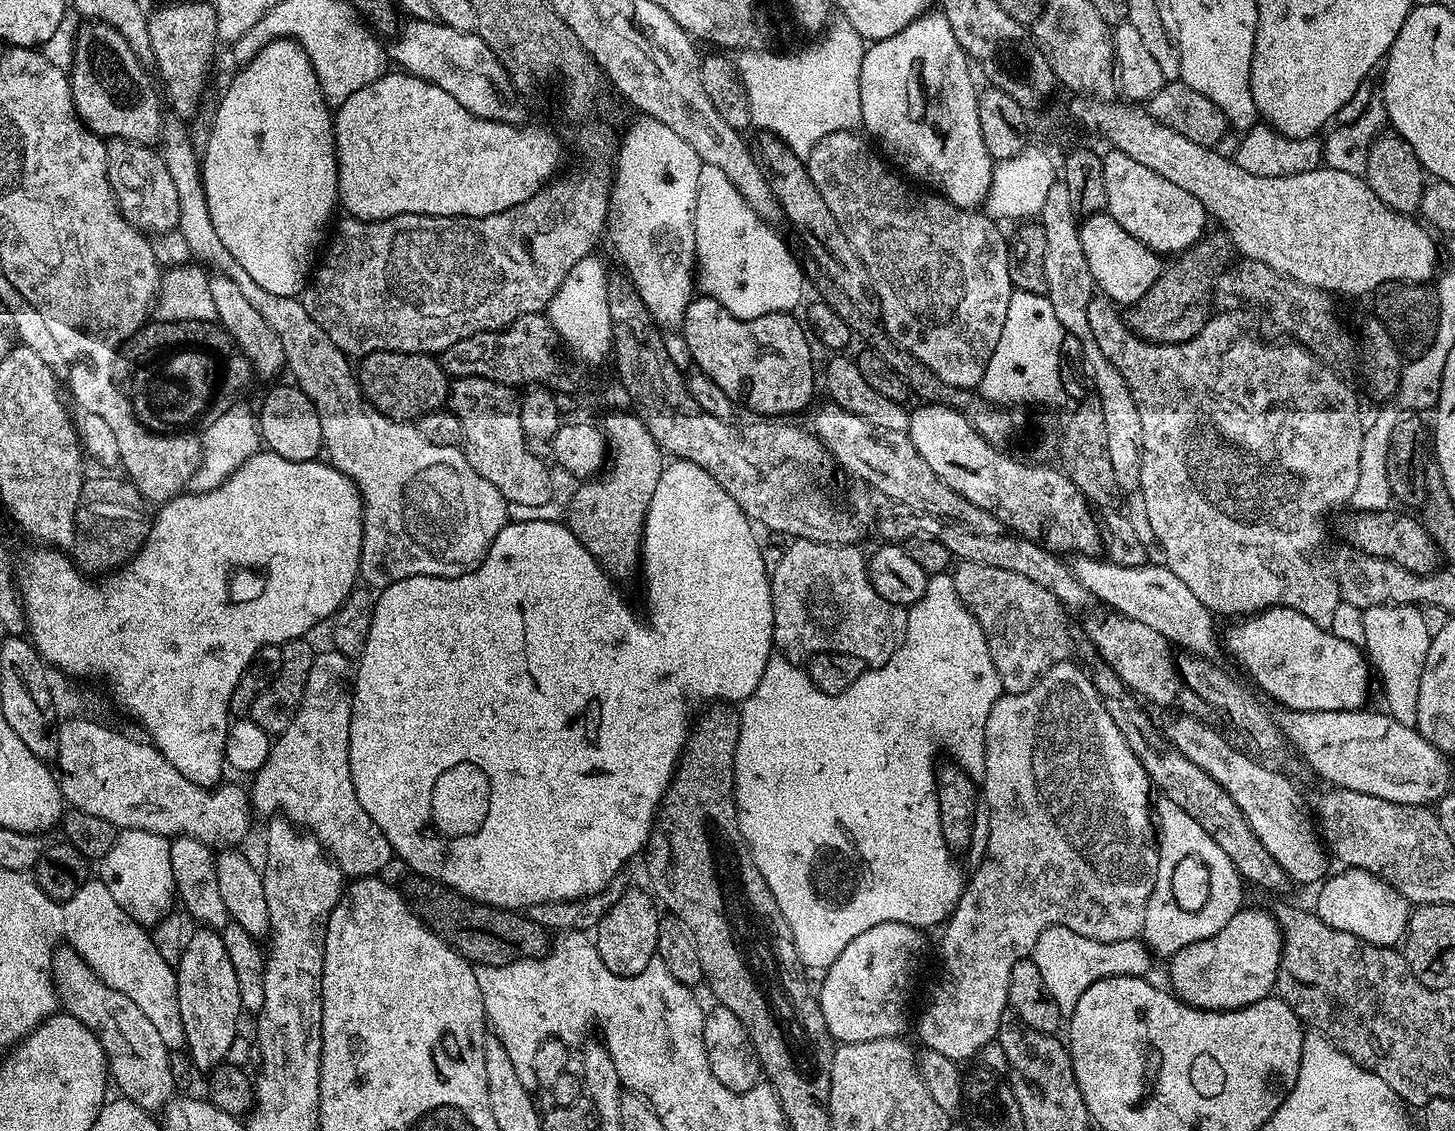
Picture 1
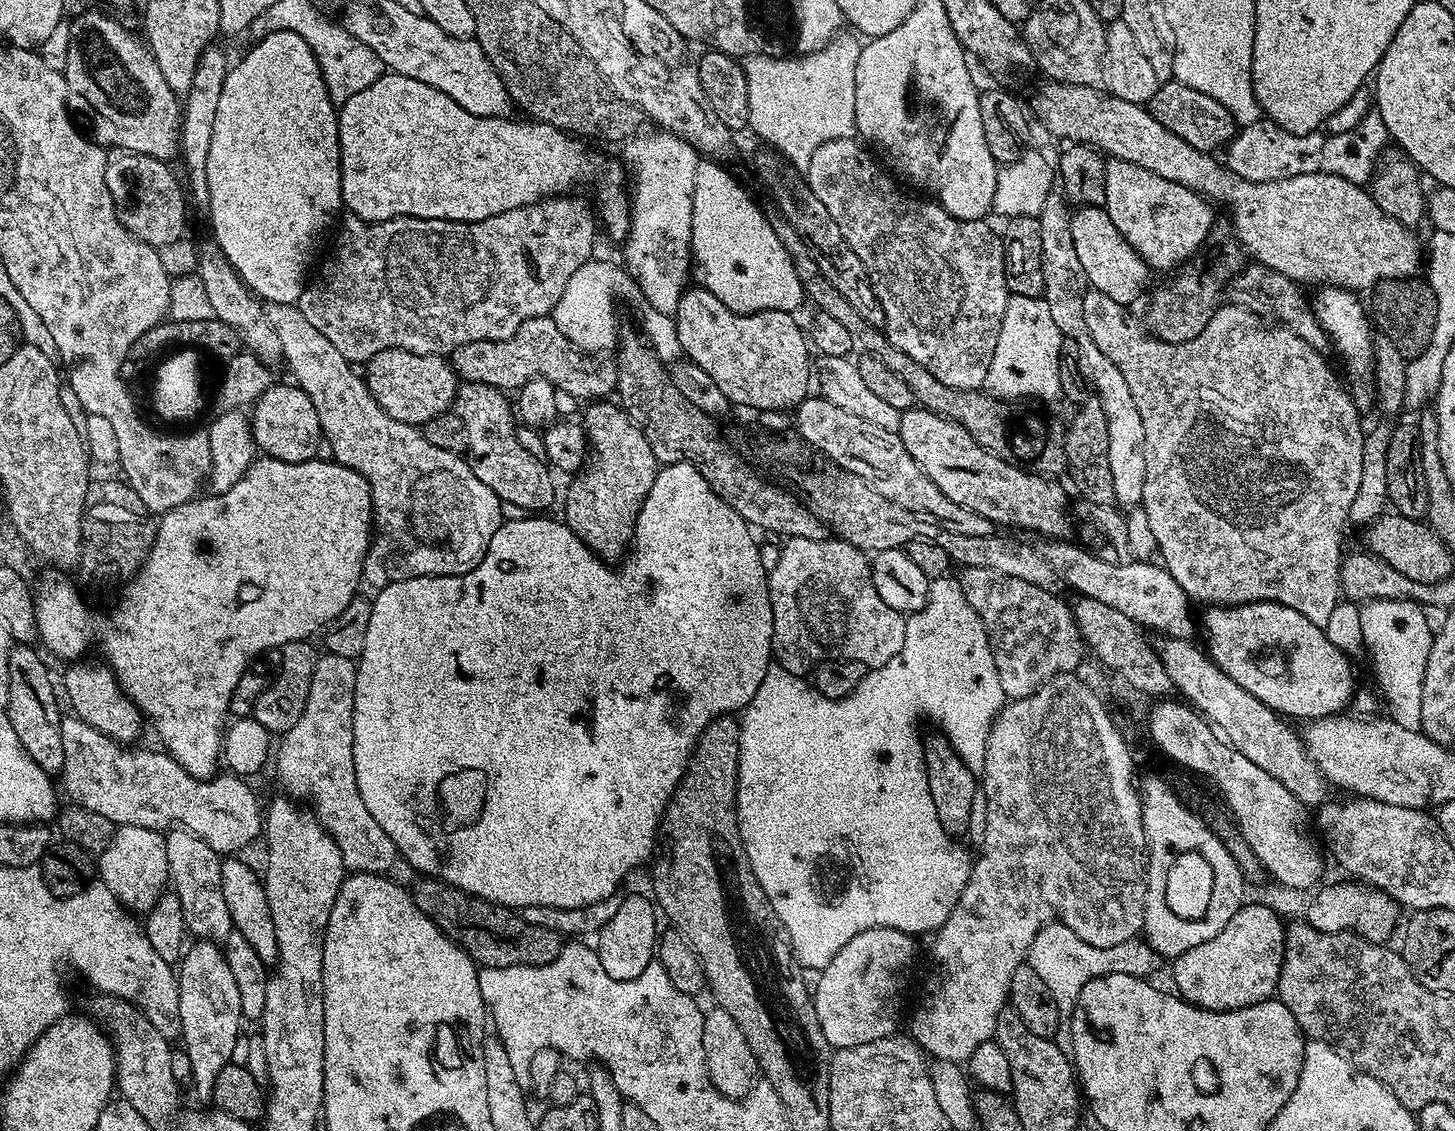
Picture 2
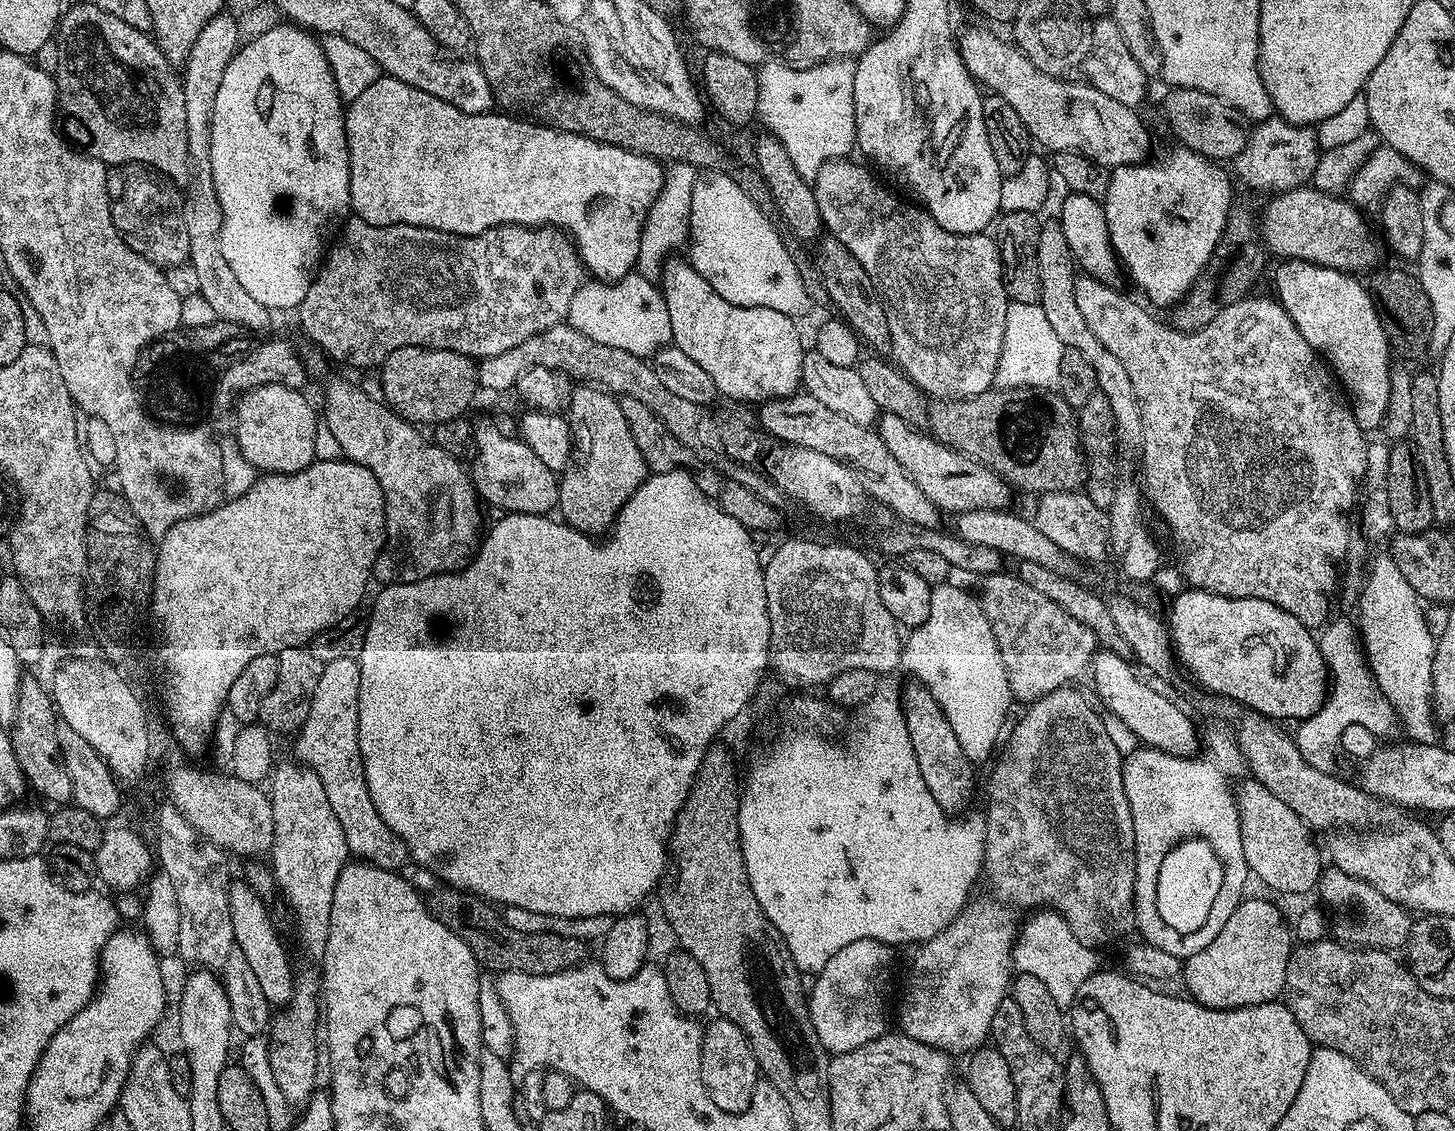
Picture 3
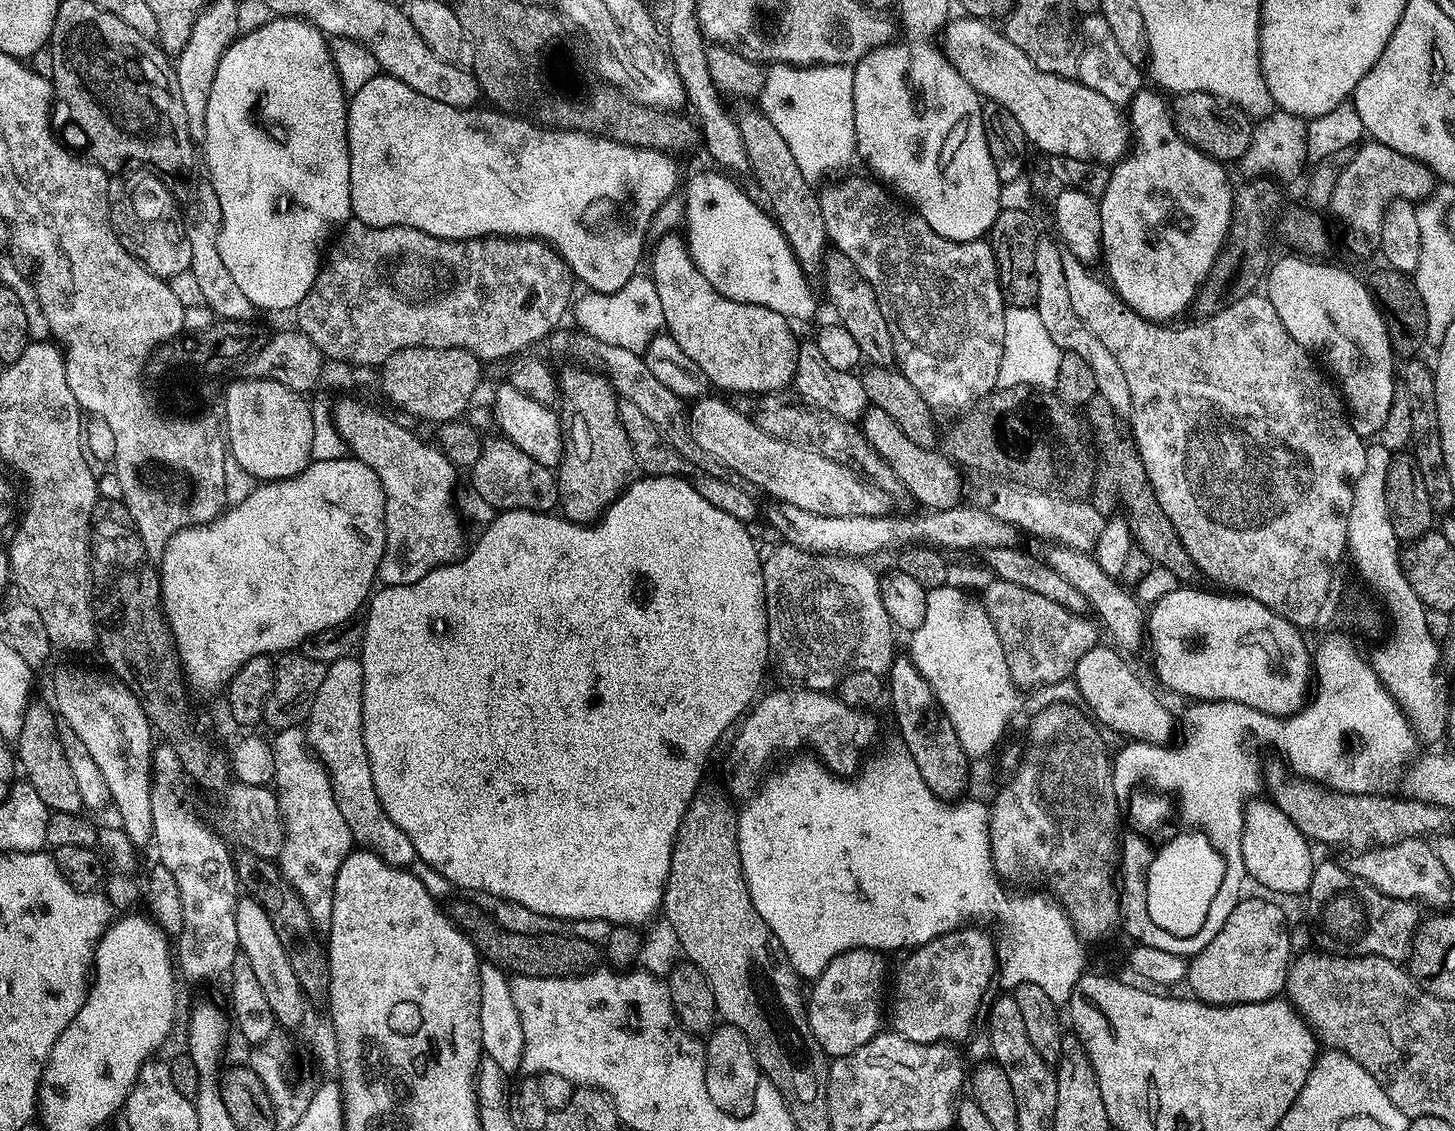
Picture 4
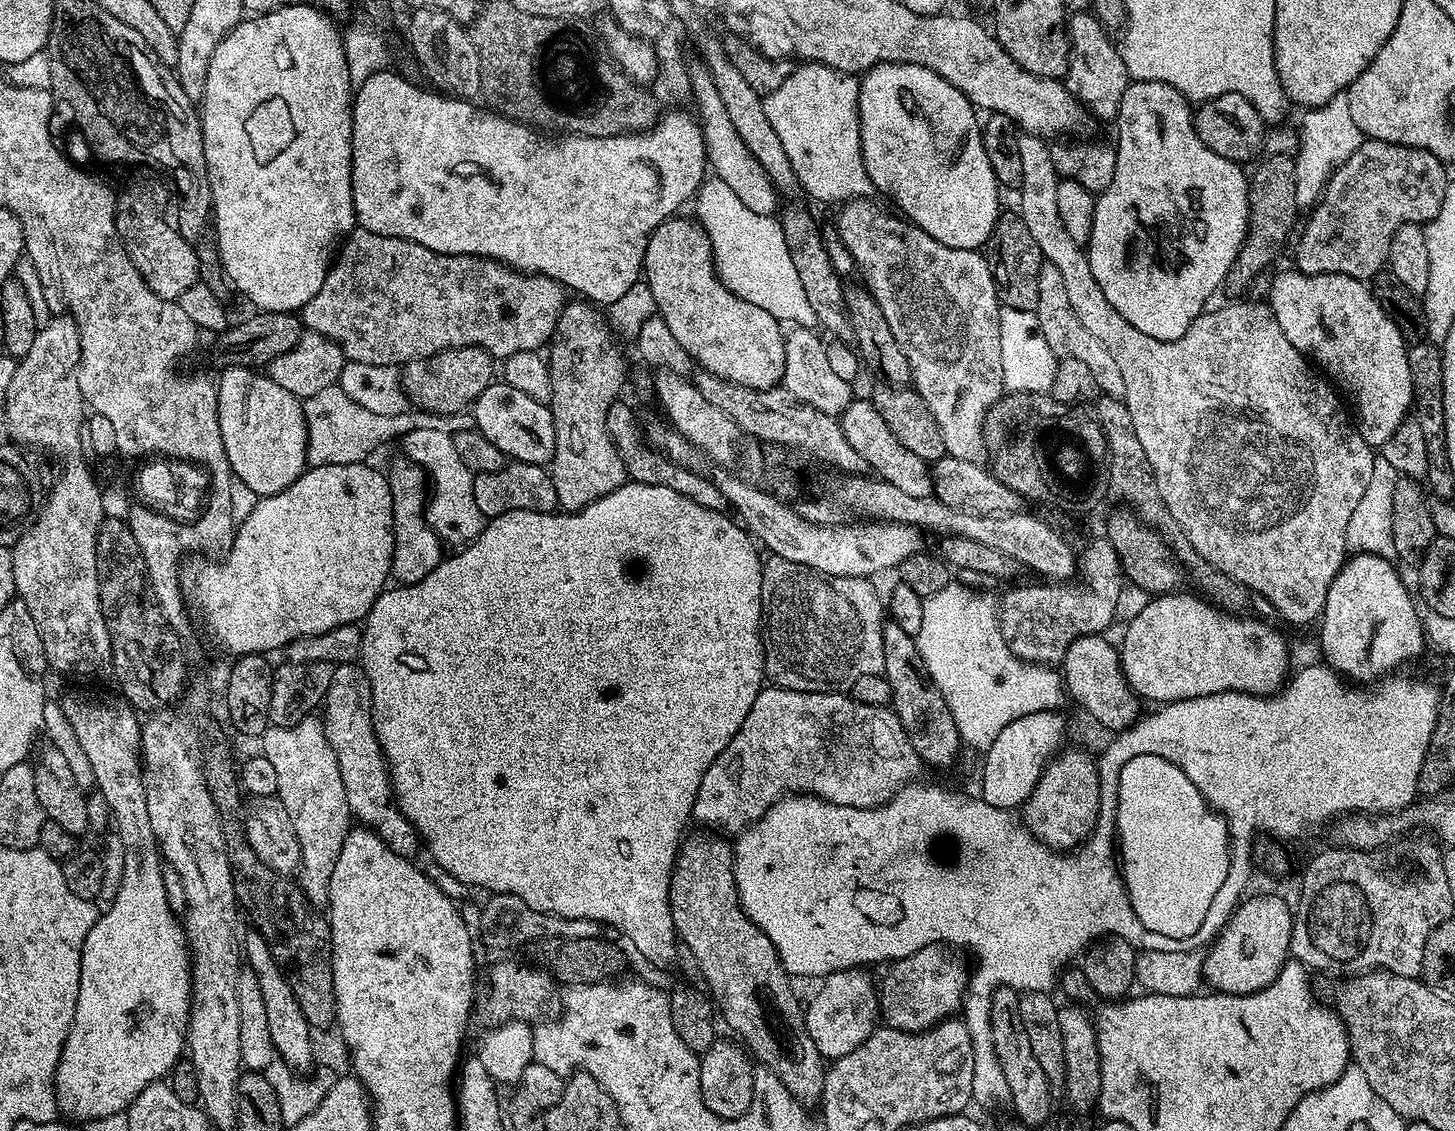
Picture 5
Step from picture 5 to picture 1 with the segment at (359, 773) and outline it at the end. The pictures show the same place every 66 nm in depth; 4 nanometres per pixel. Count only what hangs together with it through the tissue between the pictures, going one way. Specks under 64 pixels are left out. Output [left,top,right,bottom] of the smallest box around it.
[250,650,394,877]

